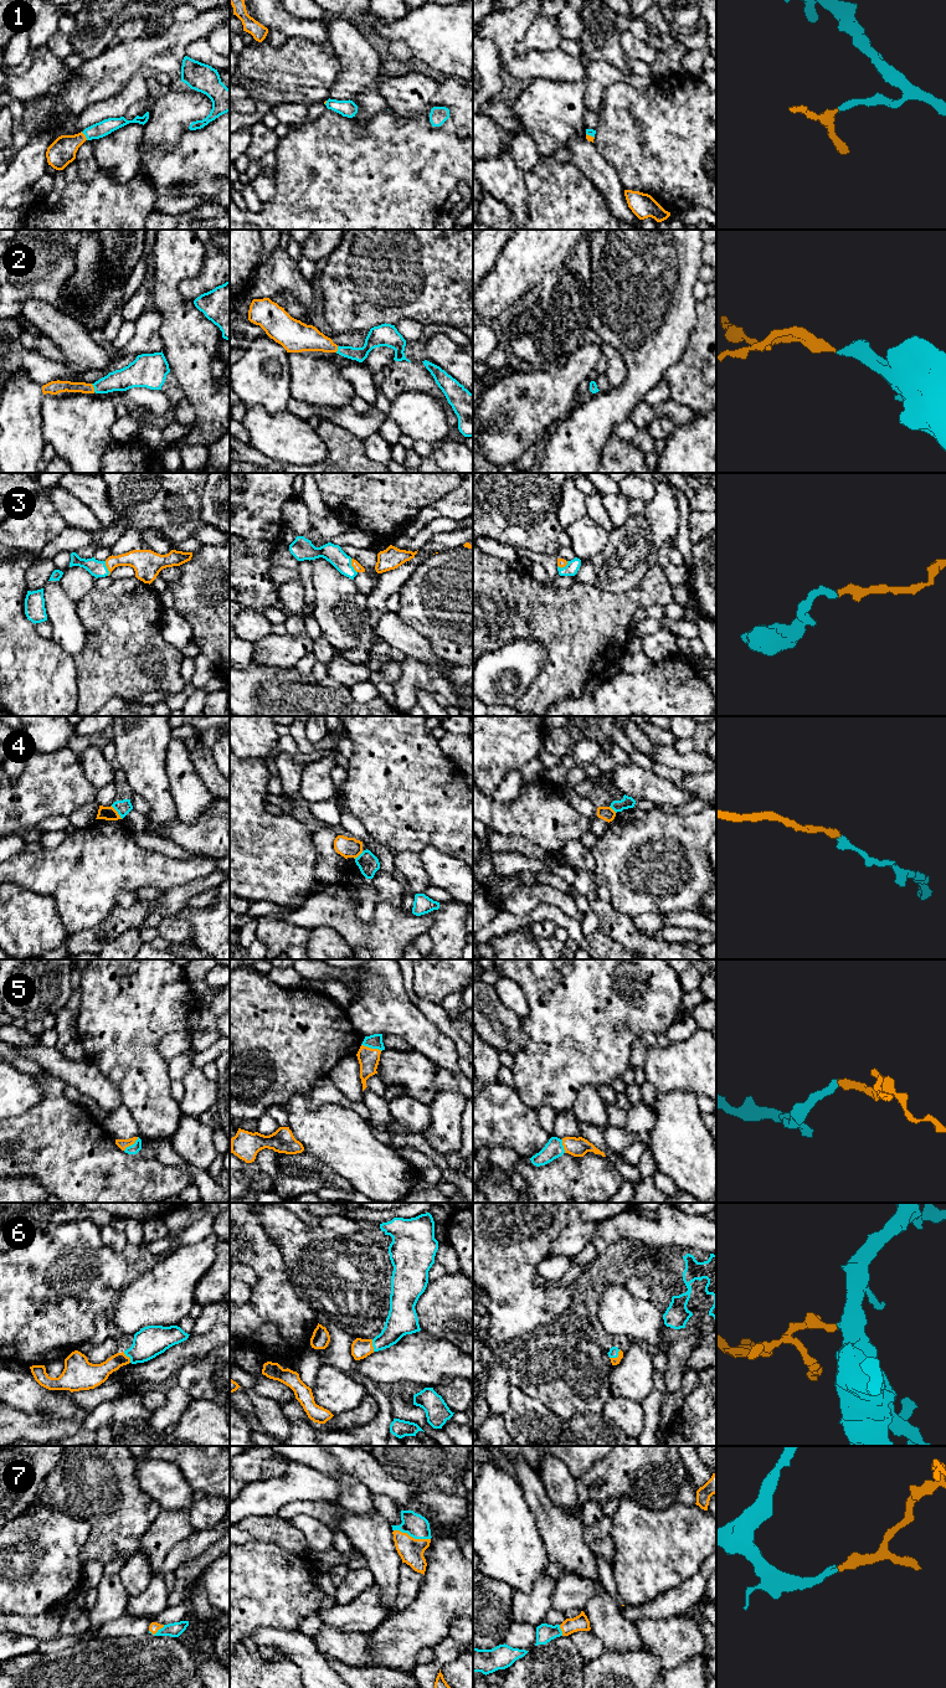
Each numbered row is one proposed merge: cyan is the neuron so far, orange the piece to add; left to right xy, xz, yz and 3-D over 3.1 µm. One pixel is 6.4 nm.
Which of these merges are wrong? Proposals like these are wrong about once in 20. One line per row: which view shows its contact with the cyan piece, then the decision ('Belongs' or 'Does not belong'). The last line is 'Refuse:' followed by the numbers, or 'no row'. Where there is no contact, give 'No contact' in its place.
1: Touches cyan in xy. Belongs
2: Touches cyan in xy. Belongs
3: Touches cyan in xy. Belongs
4: Touches cyan in xy. Does not belong
5: Touches cyan in xz. Belongs
6: Touches cyan in yz. Belongs
7: Touches cyan in xz. Belongs
Refuse: 4

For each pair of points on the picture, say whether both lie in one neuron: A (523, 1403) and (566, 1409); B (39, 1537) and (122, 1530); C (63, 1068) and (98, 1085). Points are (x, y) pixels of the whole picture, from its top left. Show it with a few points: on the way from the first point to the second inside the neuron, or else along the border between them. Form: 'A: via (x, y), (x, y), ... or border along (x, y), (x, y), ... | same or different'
A: border along (522, 1389), (564, 1420) | different
B: border along (67, 1513), (90, 1524), (81, 1562) | different
C: via (72, 1072), (81, 1074), (90, 1081) | same

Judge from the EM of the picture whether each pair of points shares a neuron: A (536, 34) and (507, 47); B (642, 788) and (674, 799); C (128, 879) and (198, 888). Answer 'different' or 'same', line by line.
A: different
B: same
C: different

